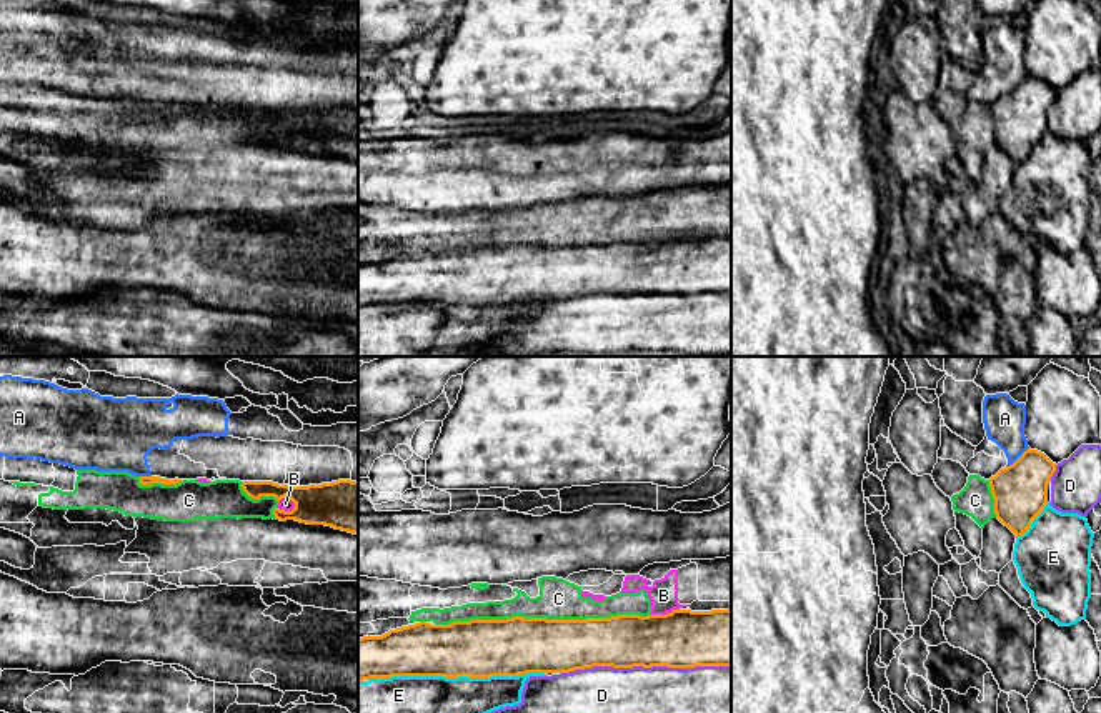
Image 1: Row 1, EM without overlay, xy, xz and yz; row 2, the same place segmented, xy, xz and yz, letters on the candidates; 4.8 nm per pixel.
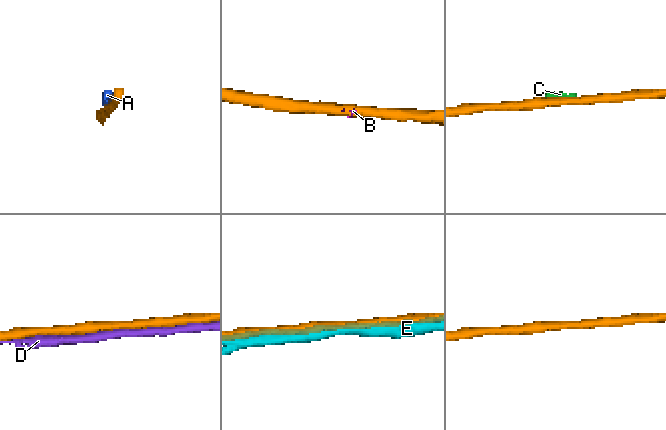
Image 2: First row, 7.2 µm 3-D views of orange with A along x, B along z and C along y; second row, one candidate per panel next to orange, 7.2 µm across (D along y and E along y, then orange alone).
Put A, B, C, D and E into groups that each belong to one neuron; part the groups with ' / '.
A / B C / D / E

